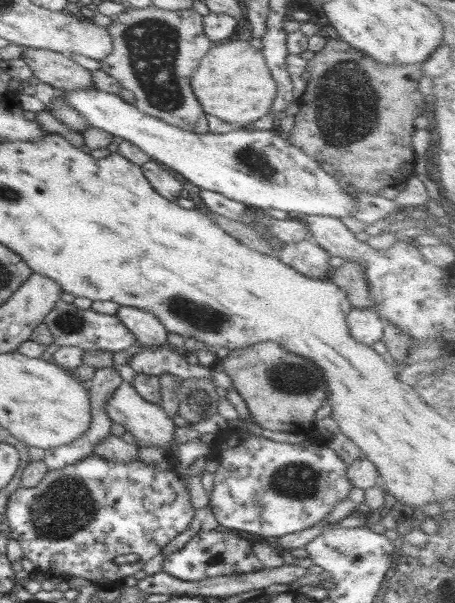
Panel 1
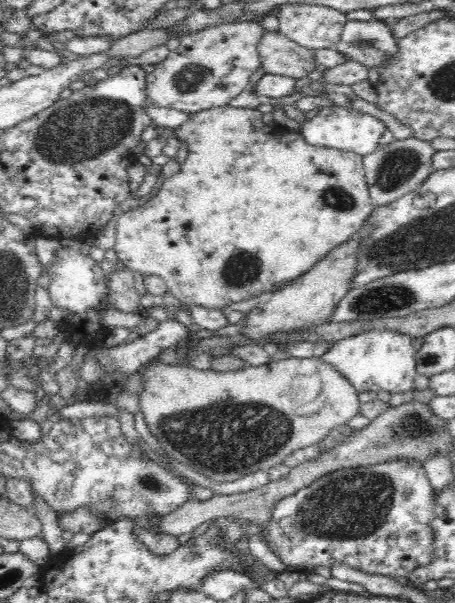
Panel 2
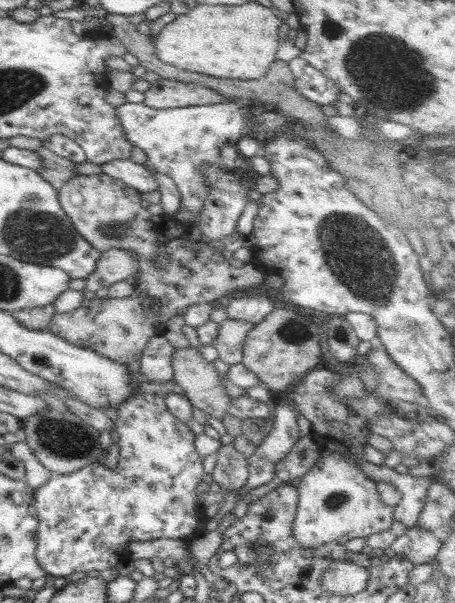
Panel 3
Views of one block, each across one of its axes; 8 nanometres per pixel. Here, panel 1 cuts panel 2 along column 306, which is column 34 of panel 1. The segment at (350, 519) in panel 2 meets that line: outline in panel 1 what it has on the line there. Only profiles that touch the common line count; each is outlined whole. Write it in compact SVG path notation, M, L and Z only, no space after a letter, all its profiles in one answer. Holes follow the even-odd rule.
M95 453L86 456L83 460L70 464L65 468L59 470L49 470L44 475L44 478L34 488L20 487L11 493L8 499L8 504L5 508L5 518L10 526L9 539L16 541L23 550L23 556L28 558L36 568L36 572L47 573L50 575L64 573L64 575L80 576L91 580L92 583L97 585L122 585L127 582L132 582L132 576L142 570L142 567L150 558L154 558L156 554L162 553L162 548L186 531L190 527L190 523L194 519L195 508L190 502L189 490L182 485L180 475L168 470L158 470L154 466L148 466L141 459L134 460L130 464L108 460L97 456ZM124 554L136 554L140 556L138 561L134 563L118 564L116 556L124 556Z

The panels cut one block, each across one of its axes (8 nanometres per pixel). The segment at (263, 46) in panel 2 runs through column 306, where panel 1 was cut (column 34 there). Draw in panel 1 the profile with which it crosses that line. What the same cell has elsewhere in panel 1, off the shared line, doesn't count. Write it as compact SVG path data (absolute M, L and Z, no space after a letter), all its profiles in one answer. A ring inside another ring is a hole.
M26 47L22 57L40 81L65 92L93 88L92 71L60 52Z

